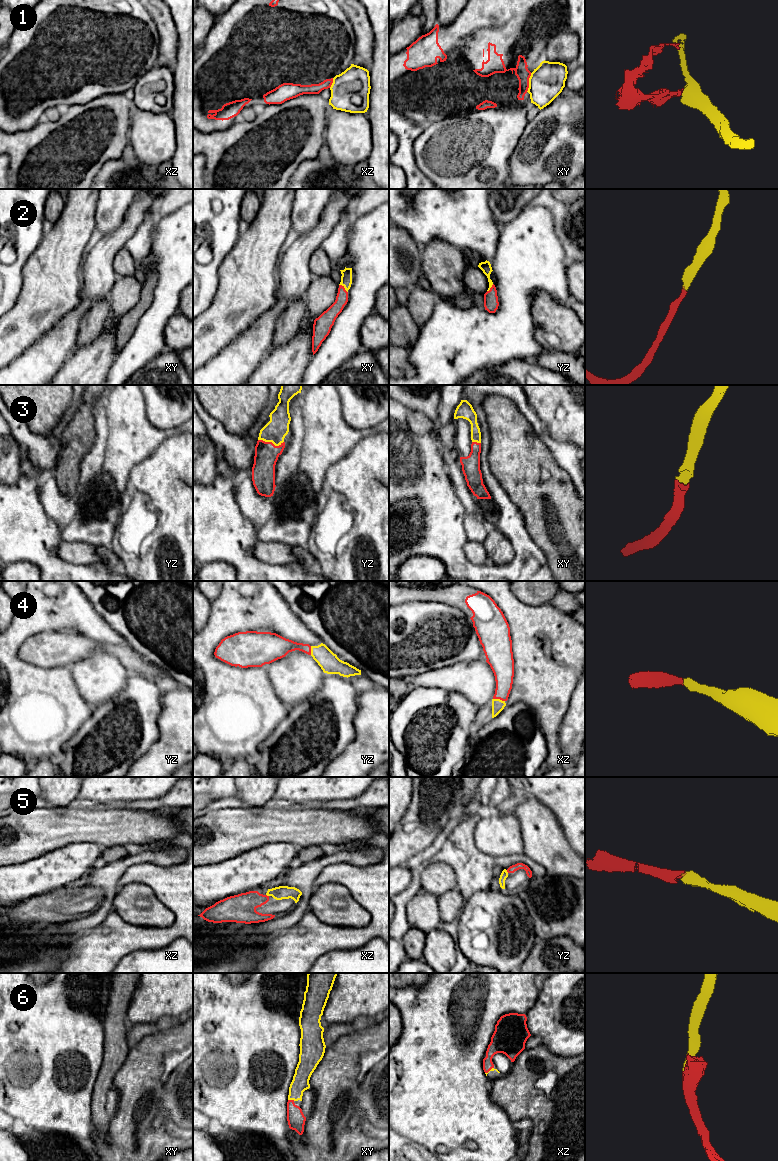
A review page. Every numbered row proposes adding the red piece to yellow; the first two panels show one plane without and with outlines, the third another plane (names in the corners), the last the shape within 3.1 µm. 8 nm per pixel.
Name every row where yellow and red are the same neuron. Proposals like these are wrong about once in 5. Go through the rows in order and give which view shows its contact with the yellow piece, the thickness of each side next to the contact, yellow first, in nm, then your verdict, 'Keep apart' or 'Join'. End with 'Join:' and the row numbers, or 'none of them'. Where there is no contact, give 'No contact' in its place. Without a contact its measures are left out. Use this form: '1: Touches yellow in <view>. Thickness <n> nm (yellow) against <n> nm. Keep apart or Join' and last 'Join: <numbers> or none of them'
1: Touches yellow in xy. Thickness 280 nm (yellow) against 110 nm. Keep apart
2: Touches yellow in xy. Thickness 100 nm (yellow) against 100 nm. Join
3: Touches yellow in yz. Thickness 180 nm (yellow) against 190 nm. Join
4: Touches yellow in xz. Thickness 100 nm (yellow) against 170 nm. Join
5: Touches yellow in xz. Thickness 110 nm (yellow) against 240 nm. Join
6: Touches yellow in xy. Thickness 140 nm (yellow) against 140 nm. Join
Join: 2, 3, 4, 5, 6

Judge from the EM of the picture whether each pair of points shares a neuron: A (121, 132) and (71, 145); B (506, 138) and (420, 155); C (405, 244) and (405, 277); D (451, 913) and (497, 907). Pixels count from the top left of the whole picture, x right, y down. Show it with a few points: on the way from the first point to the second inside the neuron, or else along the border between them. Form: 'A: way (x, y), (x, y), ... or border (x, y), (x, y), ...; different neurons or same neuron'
A: way (109, 132), (95, 132), (83, 139); same neuron
B: way (489, 163), (474, 178), (438, 178); same neuron
C: way (405, 252), (405, 269); same neuron
D: border (464, 904), (461, 913), (457, 917); different neurons

